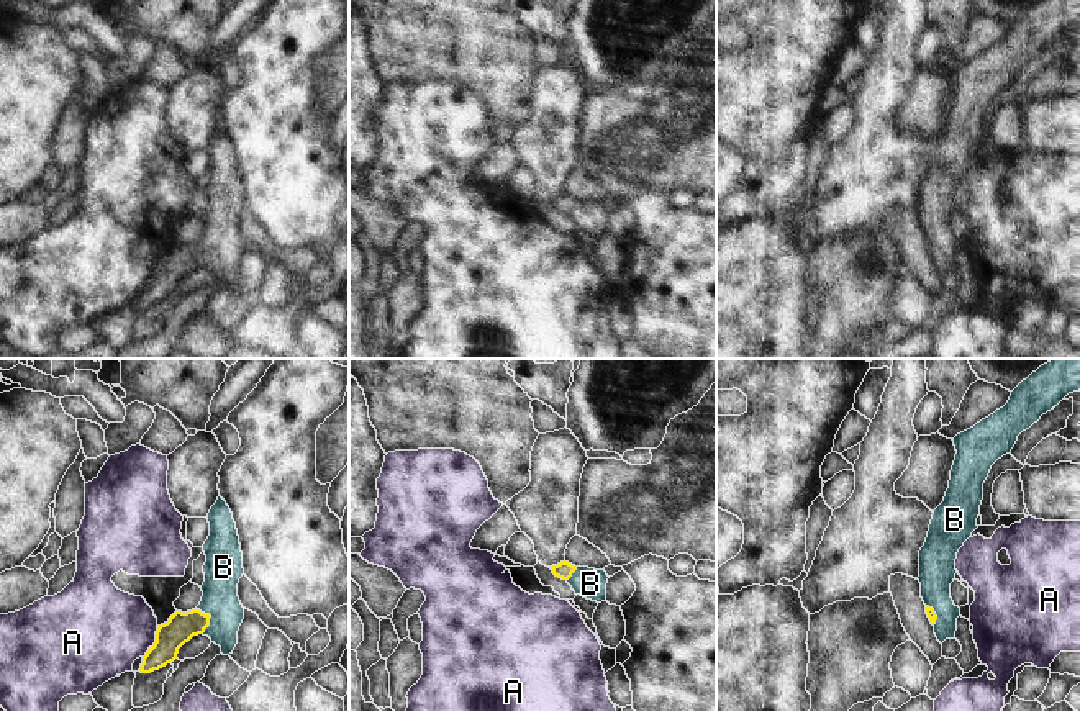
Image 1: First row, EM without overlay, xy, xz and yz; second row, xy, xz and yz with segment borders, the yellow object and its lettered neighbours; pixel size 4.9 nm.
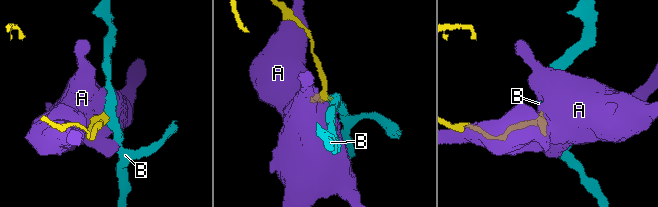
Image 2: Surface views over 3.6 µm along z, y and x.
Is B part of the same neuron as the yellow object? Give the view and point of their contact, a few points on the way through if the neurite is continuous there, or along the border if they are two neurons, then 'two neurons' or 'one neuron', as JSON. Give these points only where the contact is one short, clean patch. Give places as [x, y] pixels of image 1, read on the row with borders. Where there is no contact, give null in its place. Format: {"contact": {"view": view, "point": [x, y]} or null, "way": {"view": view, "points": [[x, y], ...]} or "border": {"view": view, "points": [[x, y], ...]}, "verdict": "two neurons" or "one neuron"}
{"contact": {"view": "xy", "point": [210, 616]}, "way": {"view": "xy", "points": [[181, 628], [210, 616], [220, 606], [223, 567]]}, "verdict": "one neuron"}

